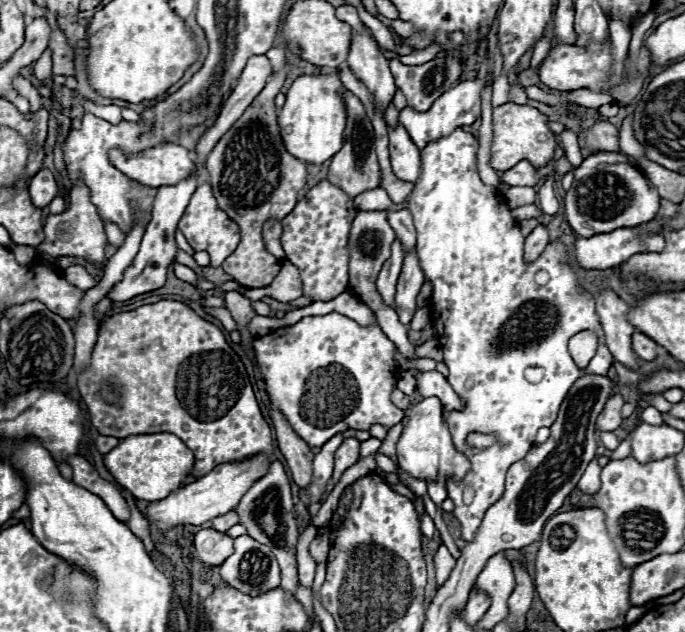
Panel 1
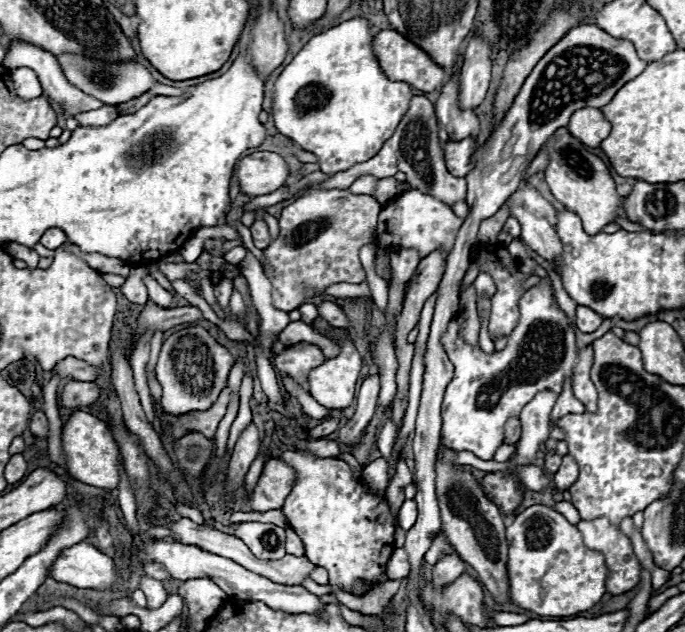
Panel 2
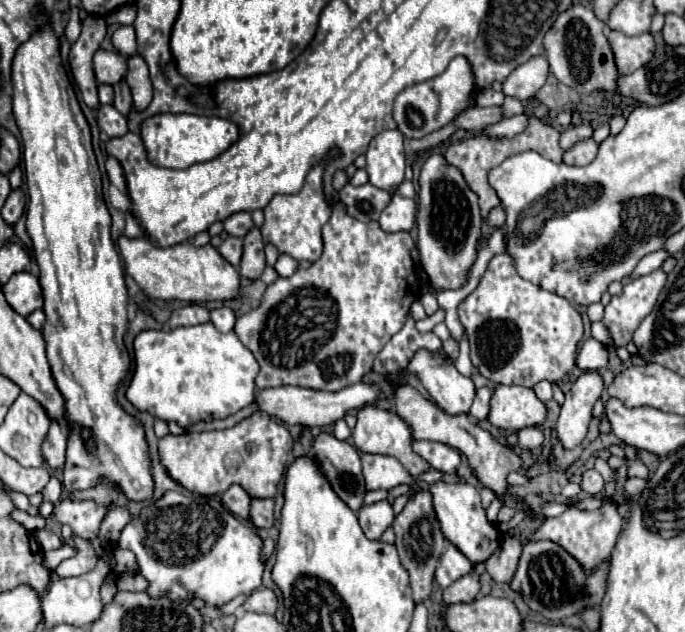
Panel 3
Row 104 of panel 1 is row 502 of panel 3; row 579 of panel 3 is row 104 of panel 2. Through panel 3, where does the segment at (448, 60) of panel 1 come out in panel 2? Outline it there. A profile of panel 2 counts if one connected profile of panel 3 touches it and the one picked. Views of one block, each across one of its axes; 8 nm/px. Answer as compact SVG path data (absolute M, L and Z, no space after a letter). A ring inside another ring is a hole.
M414 96L412 98L410 108L402 116L400 124L396 126L394 136L390 140L386 140L386 144L374 156L374 160L356 164L356 166L352 166L344 172L338 172L334 178L312 184L308 188L348 188L358 176L372 174L372 176L378 176L378 178L388 178L388 176L394 176L396 172L406 172L412 188L418 188L418 190L422 190L430 196L436 196L438 200L442 200L450 206L454 202L466 198L466 180L456 178L446 170L444 156L442 156L442 144L440 144L440 138L438 138L438 120L436 120L436 114L434 114L434 104L426 96Z

